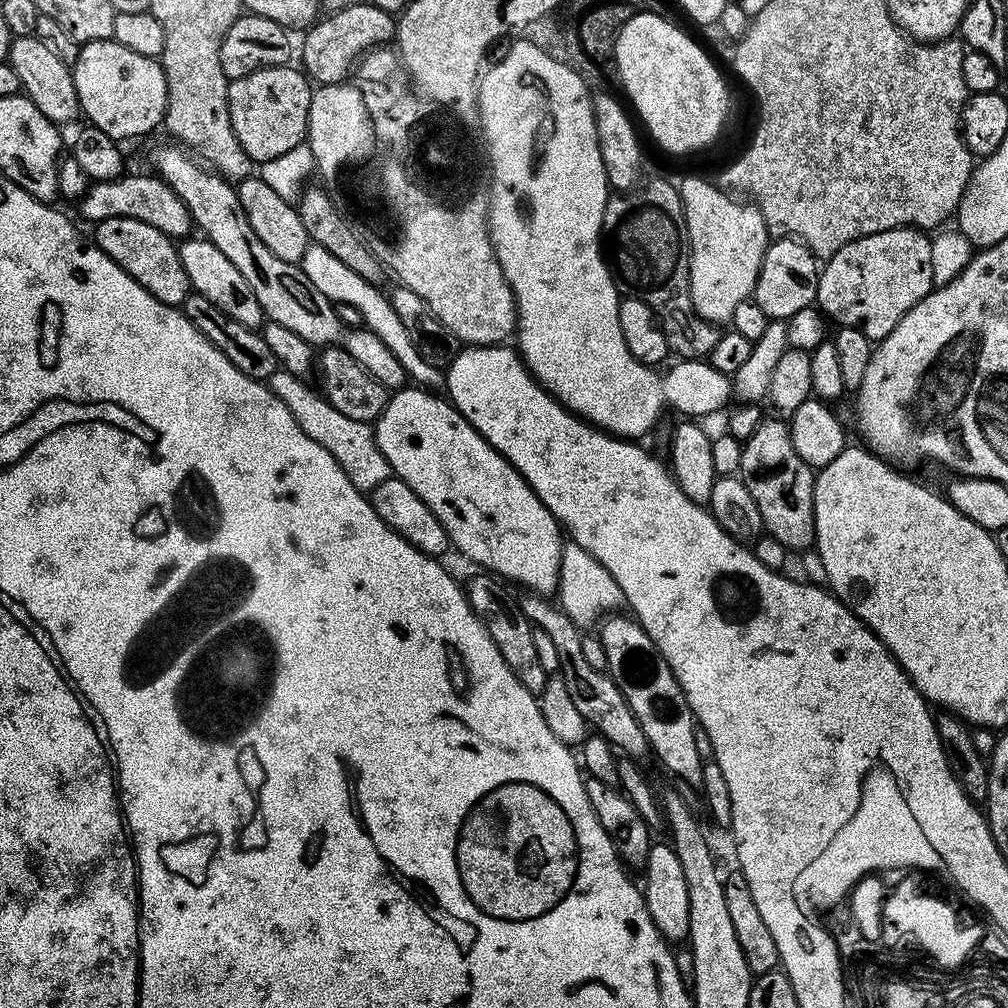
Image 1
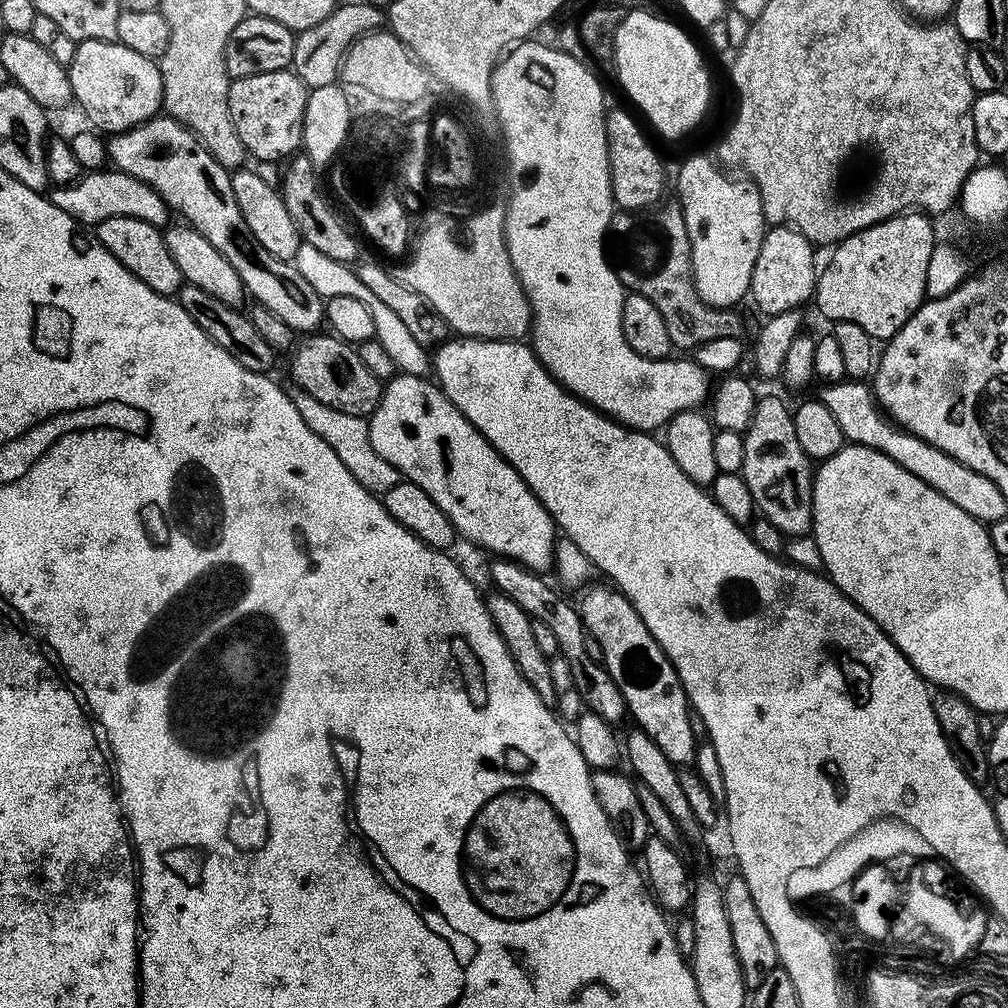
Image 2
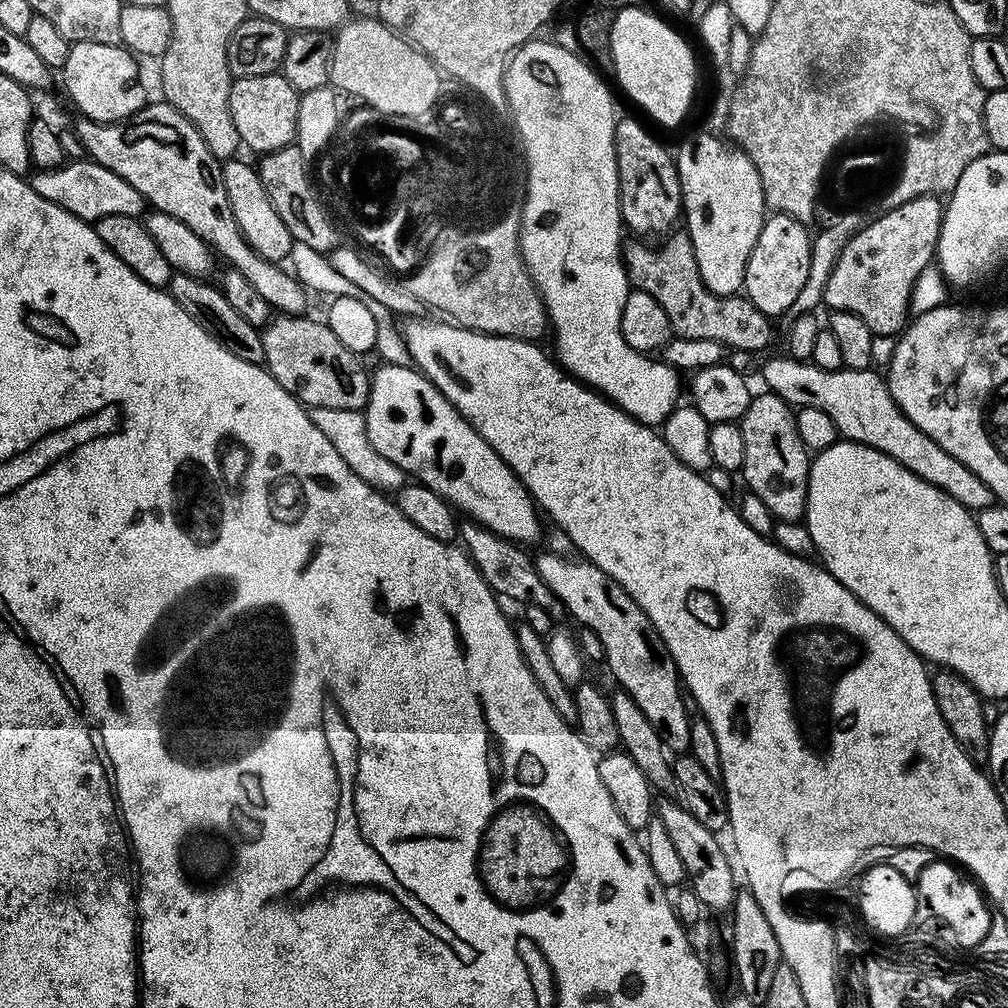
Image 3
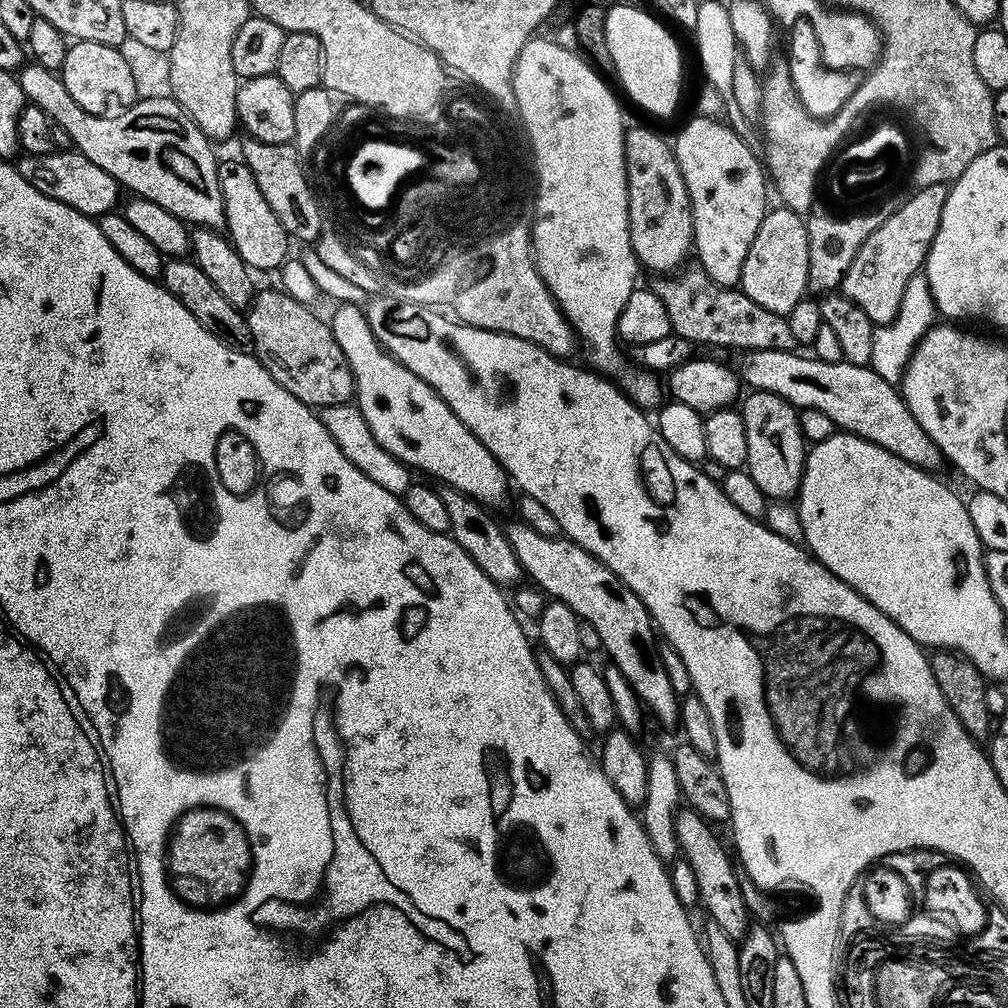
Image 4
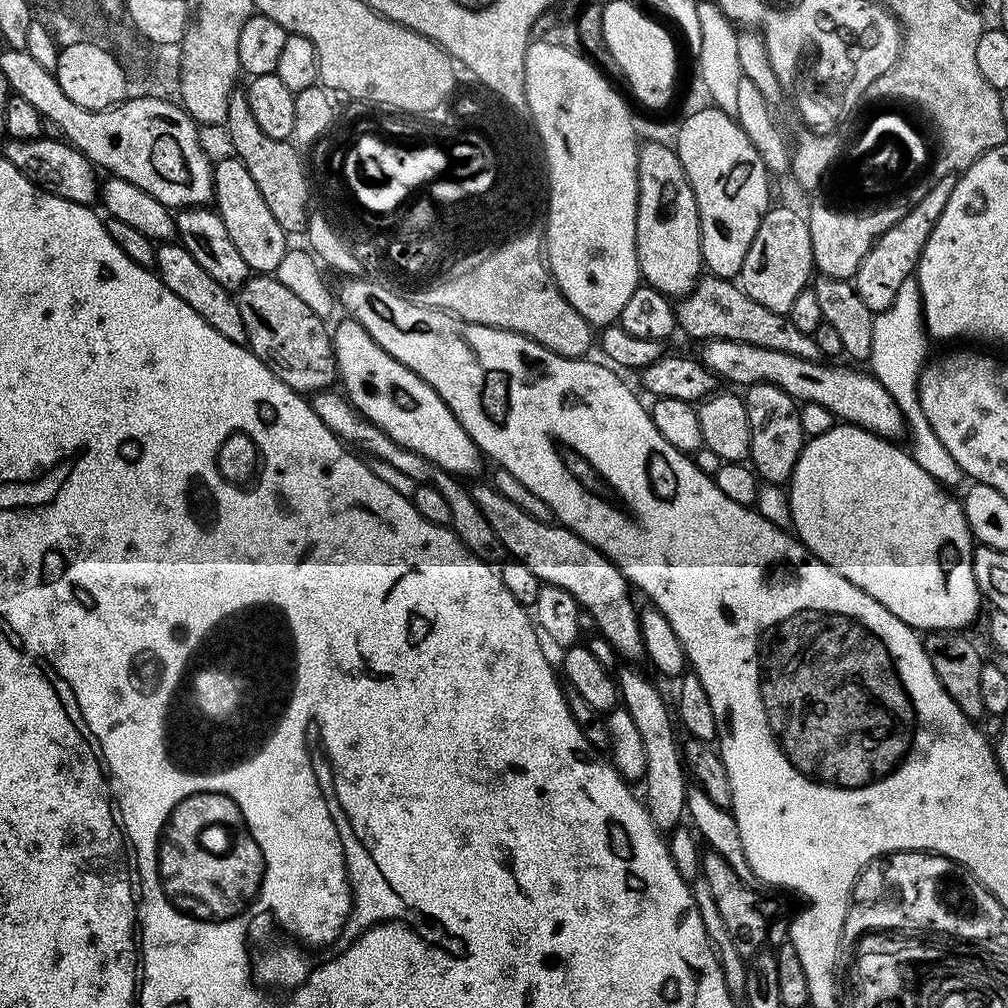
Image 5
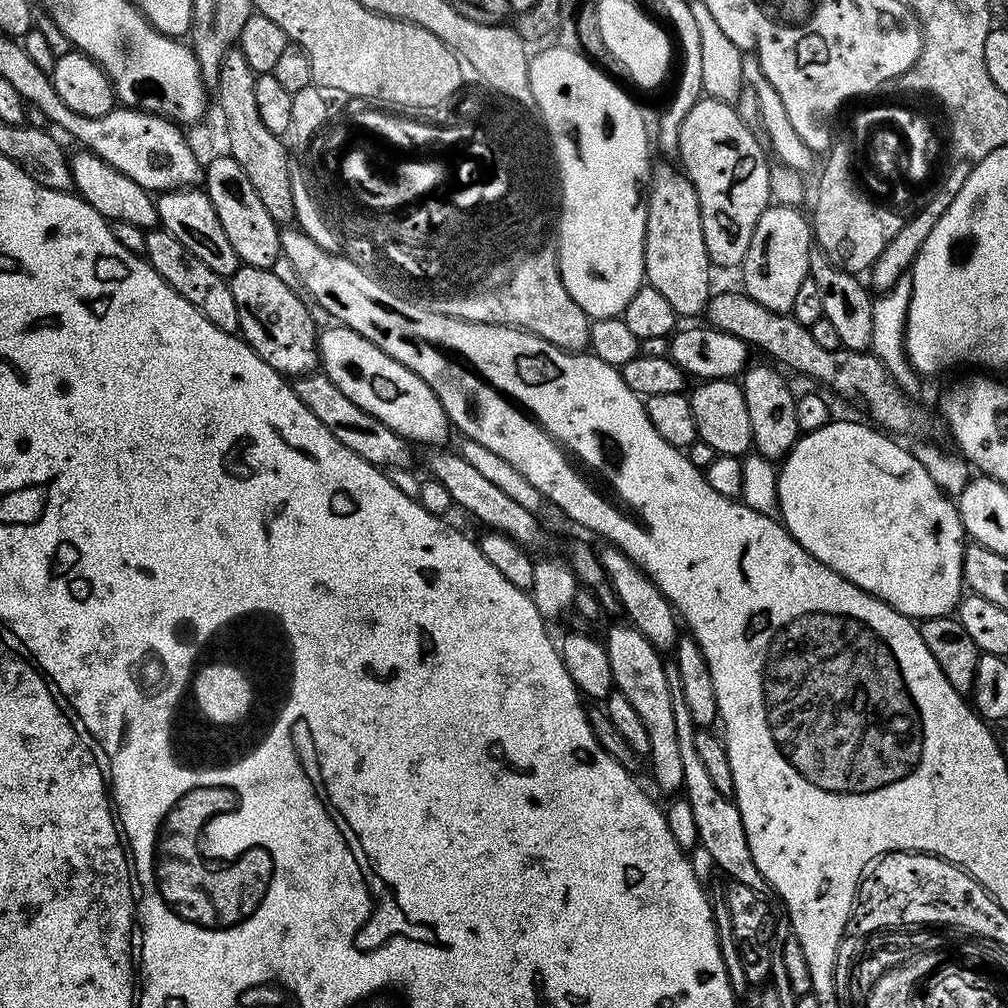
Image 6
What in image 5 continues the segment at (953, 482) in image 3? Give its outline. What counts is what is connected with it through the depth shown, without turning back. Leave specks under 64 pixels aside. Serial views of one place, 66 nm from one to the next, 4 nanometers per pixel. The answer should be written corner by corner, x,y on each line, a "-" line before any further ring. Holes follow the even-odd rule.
704,342
699,345
700,353
698,359
705,364
717,378
729,380
732,384
778,384
782,390
791,394
793,400
797,402
811,402
818,406
826,406
835,414
837,418
842,418
843,423
855,424
868,432
874,432
878,436
893,442
899,441
900,428
902,432
902,417
898,410
898,402
890,398
890,394
884,392
884,387
876,382
876,377
871,374
859,376
852,370
842,368
827,368
827,363
820,360
803,360
794,358
794,354
782,354
781,352
771,352
762,350
762,346
750,346
749,344
730,344
727,342

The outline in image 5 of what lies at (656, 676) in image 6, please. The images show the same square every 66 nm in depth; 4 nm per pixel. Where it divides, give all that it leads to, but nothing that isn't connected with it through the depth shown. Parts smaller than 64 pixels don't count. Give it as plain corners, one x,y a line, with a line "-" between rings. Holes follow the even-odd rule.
624,666
624,669
619,669
620,698
630,718
634,718
634,726
638,726
642,742
646,746
646,774
642,781
642,799
654,826
660,829
661,833
668,834
679,828
685,819
690,780
686,775
681,741
676,741
678,728
674,723
673,709
669,701
668,704
664,701
664,696
656,689
655,682
650,677
643,676
636,668
639,667

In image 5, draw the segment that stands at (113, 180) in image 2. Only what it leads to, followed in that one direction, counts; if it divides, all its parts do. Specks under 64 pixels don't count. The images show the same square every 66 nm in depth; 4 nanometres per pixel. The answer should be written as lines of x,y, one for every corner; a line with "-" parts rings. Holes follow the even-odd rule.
5,139
2,154
22,175
41,192
54,194
75,204
91,205
99,195
100,182
92,163
64,140
14,140

